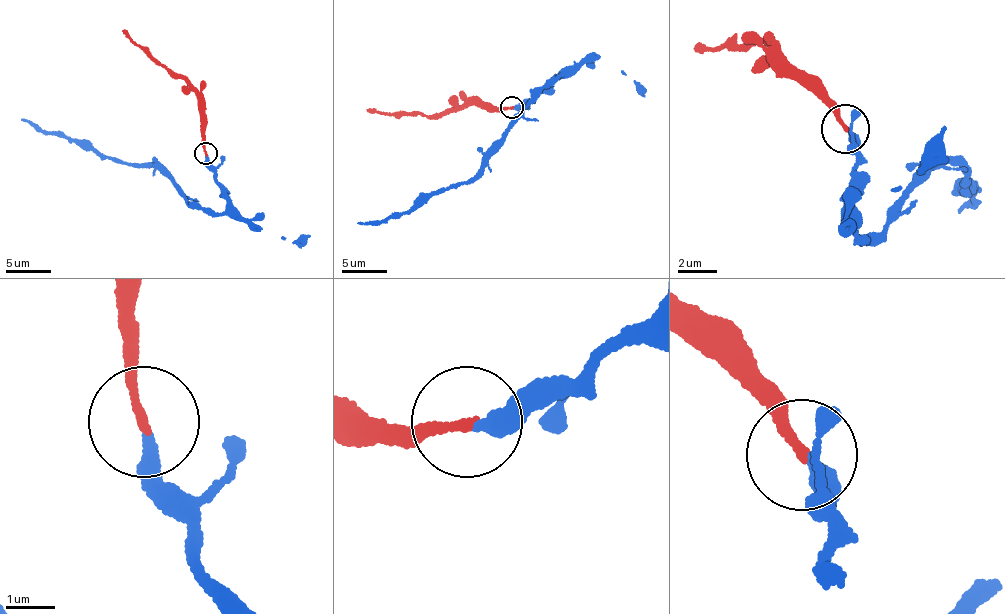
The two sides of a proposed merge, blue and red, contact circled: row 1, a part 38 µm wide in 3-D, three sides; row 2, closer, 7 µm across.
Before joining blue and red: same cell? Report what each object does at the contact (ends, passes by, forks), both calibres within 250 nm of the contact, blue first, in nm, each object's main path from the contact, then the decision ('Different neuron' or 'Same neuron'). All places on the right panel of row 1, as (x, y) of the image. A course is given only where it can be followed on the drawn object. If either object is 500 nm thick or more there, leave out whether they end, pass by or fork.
At the ring blue ends. At the ring red ends. Thickness 320 nm (blue) against 190 nm. Course of blue: (850, 127), (856, 235), (884, 230), (894, 200), (923, 173), (960, 167), (958, 192), (977, 188), (960, 210). Course of red: (843, 128), (823, 82), (777, 61), (777, 49), (765, 40), (762, 44), (731, 52), (695, 45). Same neuron

